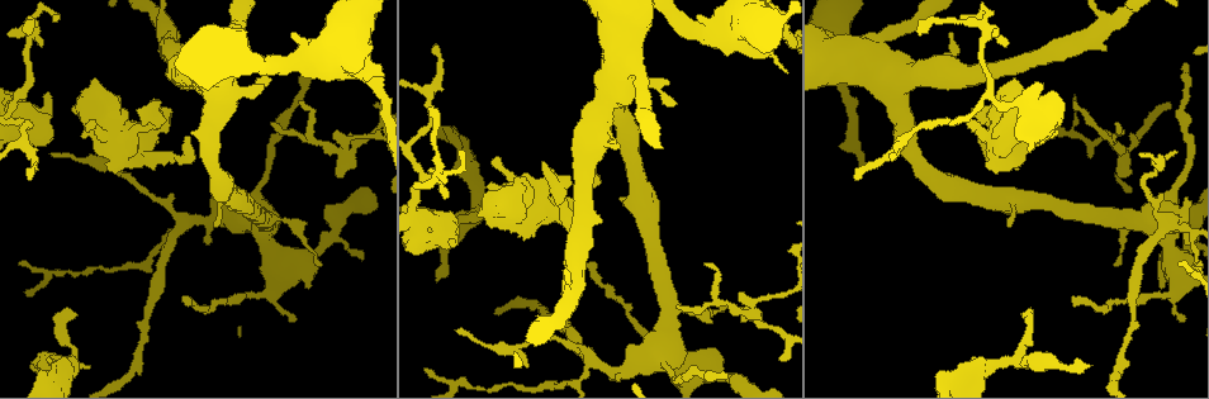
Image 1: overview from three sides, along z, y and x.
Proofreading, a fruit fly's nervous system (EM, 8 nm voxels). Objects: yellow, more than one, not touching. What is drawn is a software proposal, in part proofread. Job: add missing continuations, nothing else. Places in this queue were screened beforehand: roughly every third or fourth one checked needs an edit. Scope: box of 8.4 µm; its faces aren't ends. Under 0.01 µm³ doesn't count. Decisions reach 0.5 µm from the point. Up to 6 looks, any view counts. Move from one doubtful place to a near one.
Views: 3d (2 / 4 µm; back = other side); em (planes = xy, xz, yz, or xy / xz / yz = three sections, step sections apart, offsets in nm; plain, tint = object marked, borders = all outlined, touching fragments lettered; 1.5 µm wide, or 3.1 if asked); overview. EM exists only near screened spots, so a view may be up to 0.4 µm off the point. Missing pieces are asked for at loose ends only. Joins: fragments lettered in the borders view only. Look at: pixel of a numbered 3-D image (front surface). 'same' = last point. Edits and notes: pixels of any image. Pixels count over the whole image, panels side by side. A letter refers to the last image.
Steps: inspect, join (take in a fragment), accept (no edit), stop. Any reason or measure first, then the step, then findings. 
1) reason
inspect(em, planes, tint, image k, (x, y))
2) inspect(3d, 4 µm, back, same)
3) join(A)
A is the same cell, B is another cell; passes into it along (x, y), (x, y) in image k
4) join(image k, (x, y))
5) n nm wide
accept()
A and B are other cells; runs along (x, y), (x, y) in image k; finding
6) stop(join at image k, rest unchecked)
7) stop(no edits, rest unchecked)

branch stops here
inspect(em, planes, tint, image 1, (1089, 364))

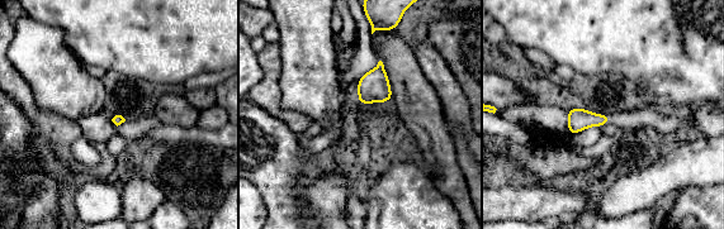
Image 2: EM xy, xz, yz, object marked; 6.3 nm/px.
see the neighbours
inspect(em, planes, borders, same)

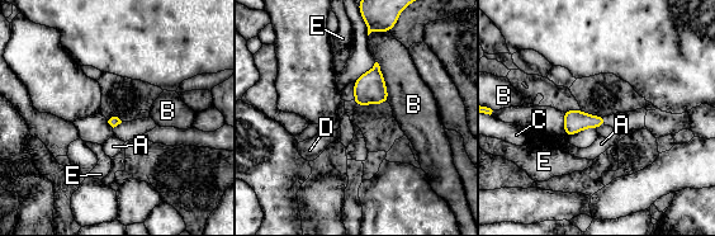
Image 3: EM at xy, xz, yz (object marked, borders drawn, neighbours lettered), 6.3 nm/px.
B touches over 260 nm
accept()
A, B, C, D and E are other cells; no lettered fragment goes on from it

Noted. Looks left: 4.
free end
inspect(3d, 4 µm, image 1, (1013, 77))

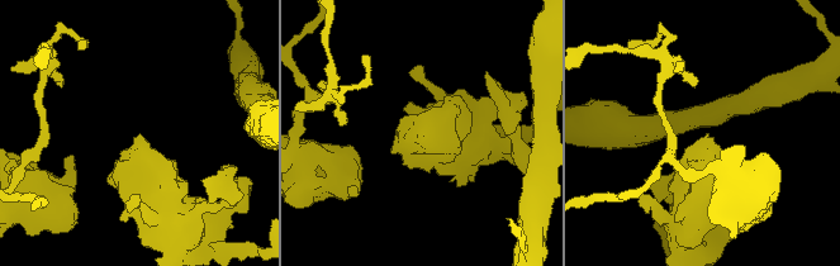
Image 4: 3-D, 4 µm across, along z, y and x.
inspect(em, planes, borders, image 4, (707, 133))

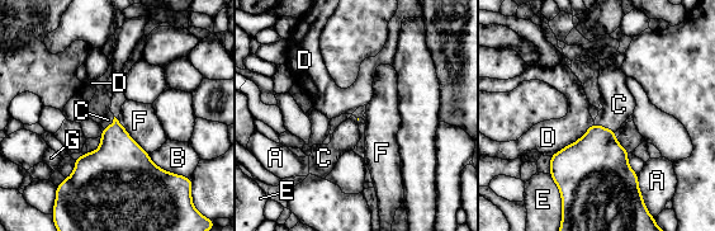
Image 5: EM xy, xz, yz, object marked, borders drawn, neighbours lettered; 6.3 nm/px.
join(C)
C is the same cell, A, B, D, E, F and G are other cells; the neuron continues

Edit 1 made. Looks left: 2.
an open end
inspect(em, planes, borders, image 1, (1169, 105))

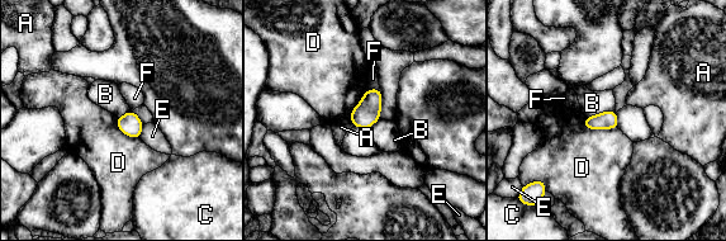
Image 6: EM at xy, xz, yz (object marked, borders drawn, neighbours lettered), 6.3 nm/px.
D touches over 220 nm
accept()
A, B, C, D, E and F are other cells; border along (615, 109), (585, 117) in image 6; none of them fits

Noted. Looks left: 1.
stop(join at image 5, rest unchecked)

